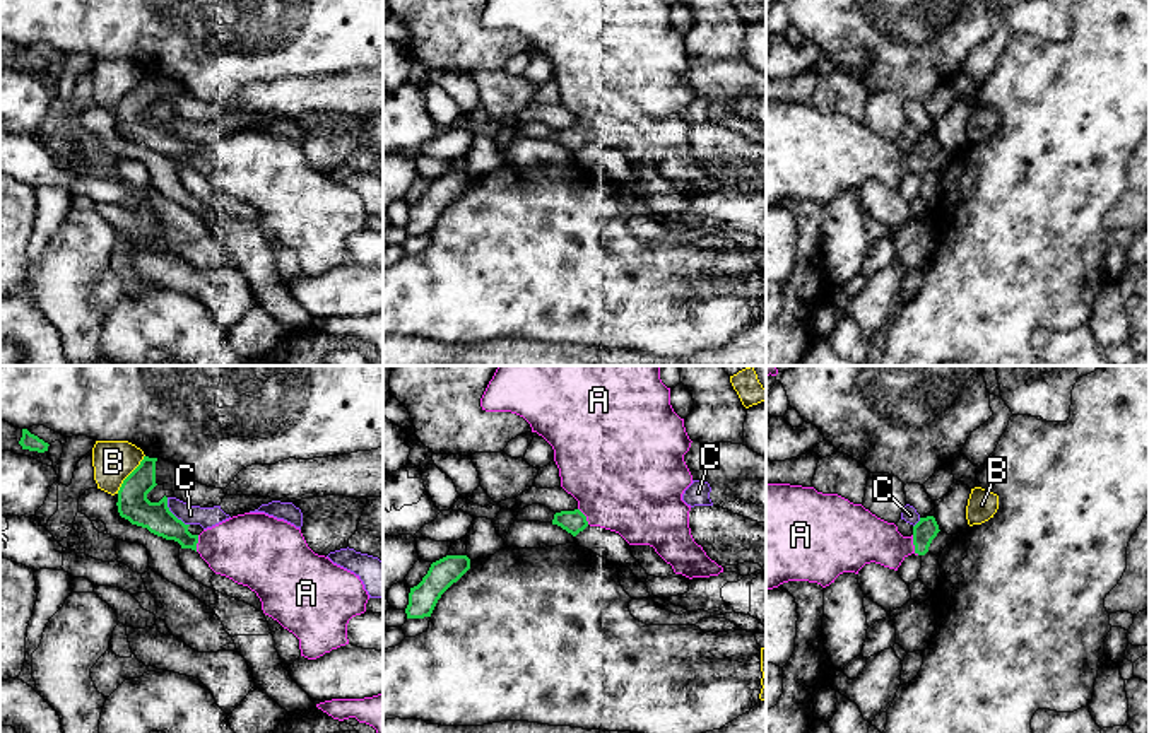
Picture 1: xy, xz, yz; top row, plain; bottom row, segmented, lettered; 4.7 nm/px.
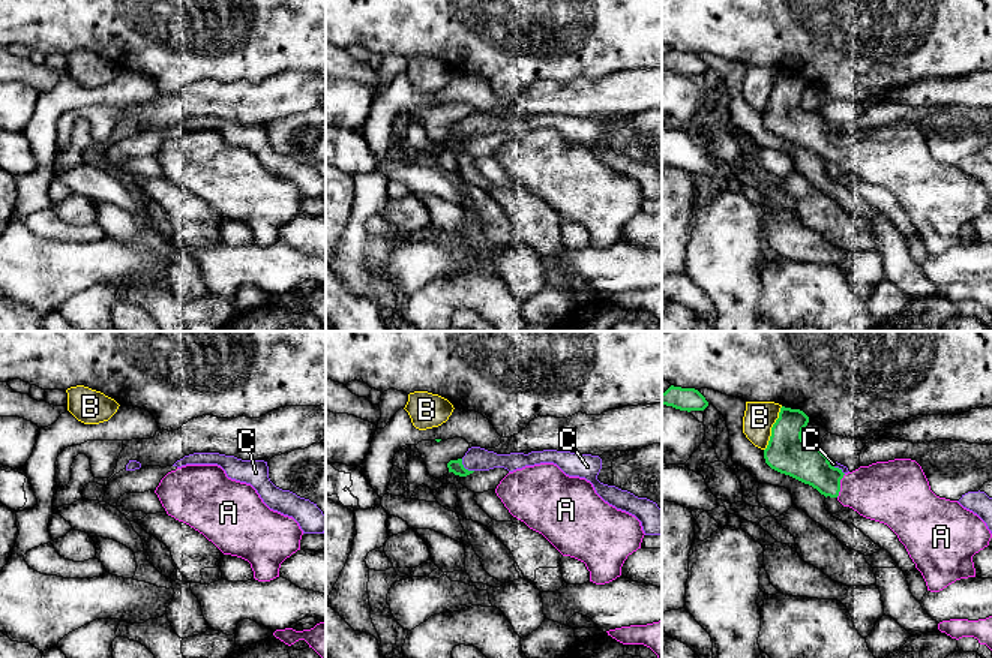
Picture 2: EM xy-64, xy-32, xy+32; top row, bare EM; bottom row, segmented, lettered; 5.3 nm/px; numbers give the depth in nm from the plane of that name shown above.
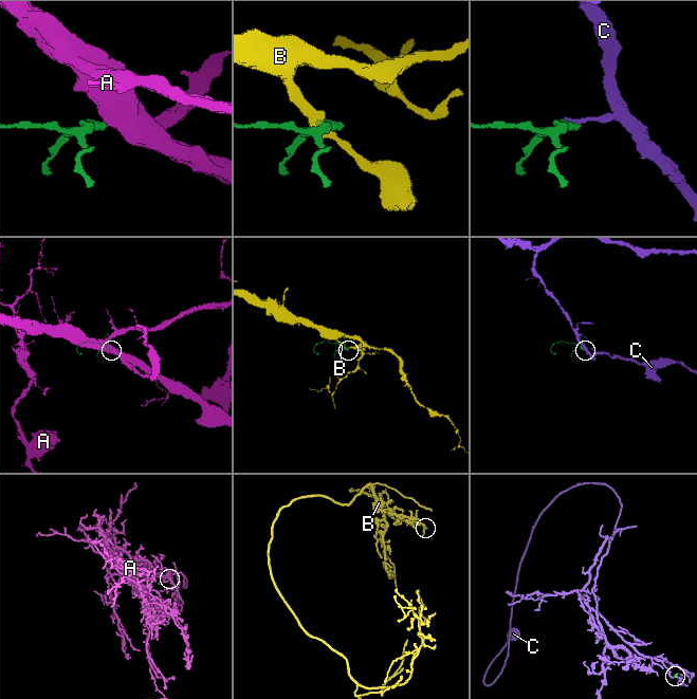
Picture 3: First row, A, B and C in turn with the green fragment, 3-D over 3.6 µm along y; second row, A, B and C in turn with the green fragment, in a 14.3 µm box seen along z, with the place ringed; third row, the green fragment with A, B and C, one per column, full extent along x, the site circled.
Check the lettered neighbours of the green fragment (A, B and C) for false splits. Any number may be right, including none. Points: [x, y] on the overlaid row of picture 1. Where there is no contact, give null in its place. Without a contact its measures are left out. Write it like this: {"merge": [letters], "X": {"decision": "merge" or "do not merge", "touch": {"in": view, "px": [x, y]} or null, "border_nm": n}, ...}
{"merge": ["A"], "A": {"decision": "merge", "touch": {"in": "yz", "px": [913, 544]}, "border_nm": 100}, "B": {"decision": "do not merge", "touch": {"in": "xy", "px": [130, 474]}, "border_nm": 220}, "C": {"decision": "do not merge", "touch": {"in": "xy", "px": [171, 513]}, "border_nm": 170}}

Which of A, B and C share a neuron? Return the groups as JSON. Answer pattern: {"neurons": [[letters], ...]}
{"neurons": [["A"], ["B"], ["C"]]}

